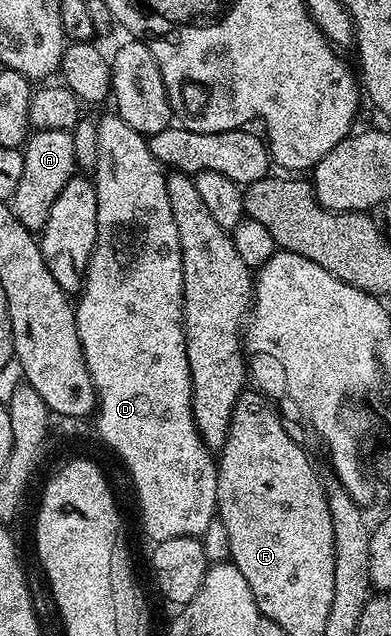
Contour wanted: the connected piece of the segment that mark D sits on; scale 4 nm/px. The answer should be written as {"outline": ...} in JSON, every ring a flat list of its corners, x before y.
{"outline":[[117,115,98,118,97,127,97,167,93,170,93,180,97,191,97,239,89,259,87,278,83,288,74,302,77,335,83,344,85,363,89,367,89,375,93,379,93,387,97,398,97,418,99,417,99,437,112,449,119,453,121,460,127,464,131,472,131,481,135,484,135,493,139,496,139,513,143,516,143,529,151,536,152,542,178,537,202,538,205,527,217,515,217,468,216,458,212,450,201,439,197,431,197,423,193,419,191,406,191,372,185,347,185,331,183,330,183,264,181,263,181,243,177,239,177,223,173,223,173,207,169,205,167,190,167,173,159,160,151,154,148,138,142,133,133,131,125,119]]}

